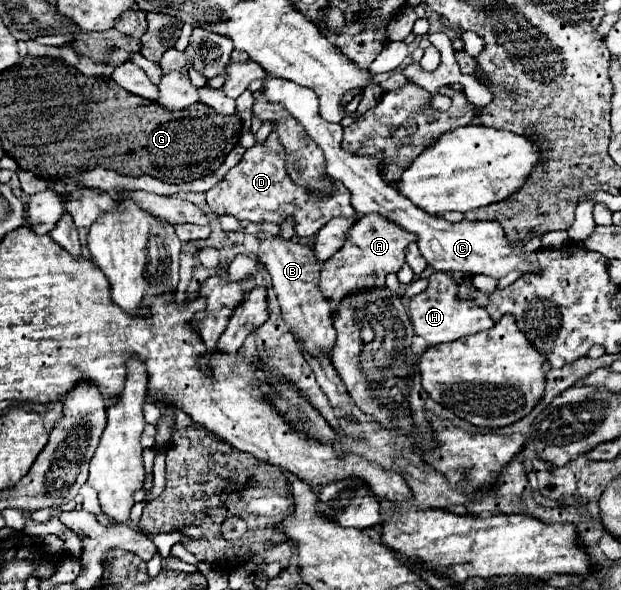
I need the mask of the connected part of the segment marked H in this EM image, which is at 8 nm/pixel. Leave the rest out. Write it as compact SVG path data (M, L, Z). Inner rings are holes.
M434 271L428 277L426 291L422 291L420 295L416 295L410 301L408 313L410 313L410 319L412 319L414 333L418 337L426 339L430 345L456 341L460 337L490 329L494 325L494 321L490 319L490 315L486 313L484 307L478 307L474 301L464 301L464 299L458 297L458 287L456 287L456 281L454 281L452 275L438 273L438 271Z

